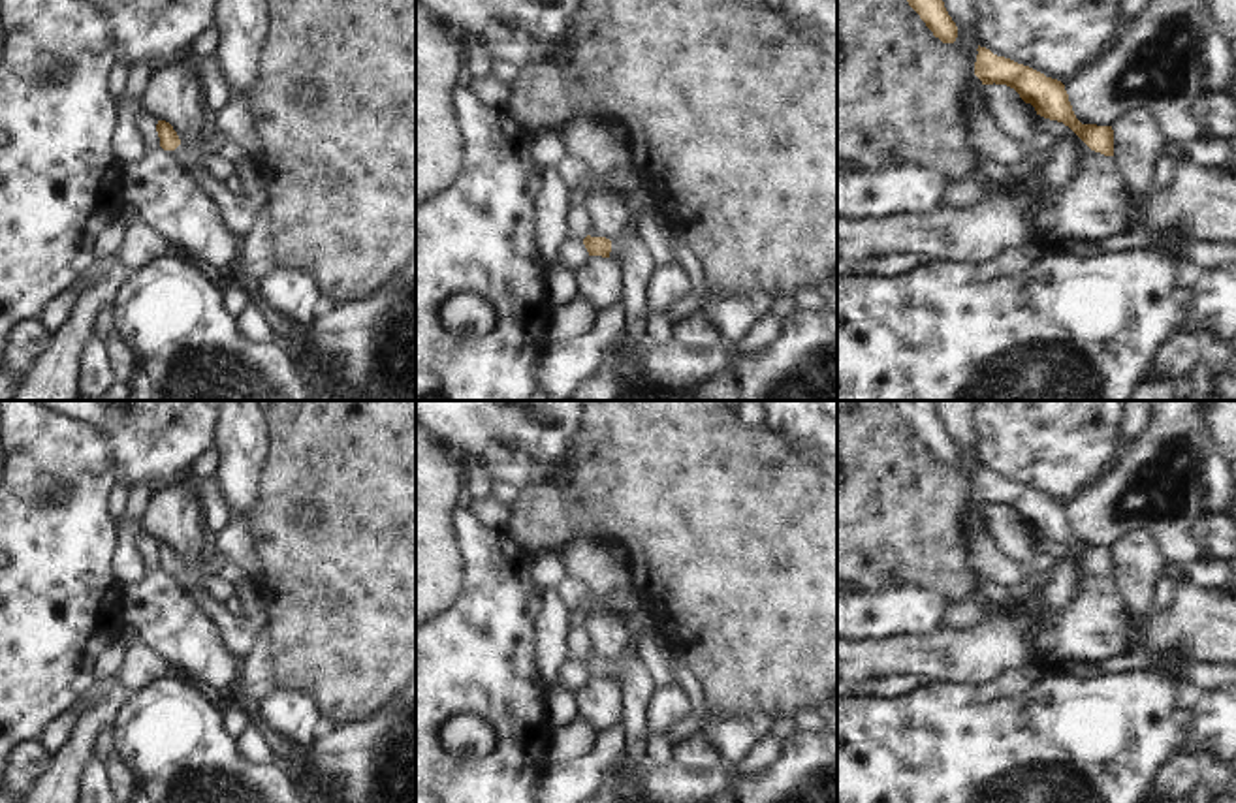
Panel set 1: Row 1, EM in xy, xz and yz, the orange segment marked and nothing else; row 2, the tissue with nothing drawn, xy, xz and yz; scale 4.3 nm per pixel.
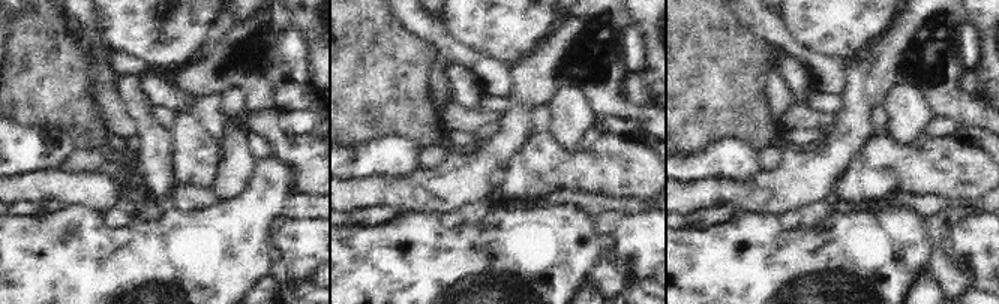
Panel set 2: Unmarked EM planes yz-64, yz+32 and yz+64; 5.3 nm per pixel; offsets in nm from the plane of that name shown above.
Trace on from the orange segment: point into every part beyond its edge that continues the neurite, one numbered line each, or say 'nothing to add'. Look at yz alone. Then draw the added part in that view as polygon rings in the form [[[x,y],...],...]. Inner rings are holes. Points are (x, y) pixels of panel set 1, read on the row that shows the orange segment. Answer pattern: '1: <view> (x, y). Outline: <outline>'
nothing to add.

